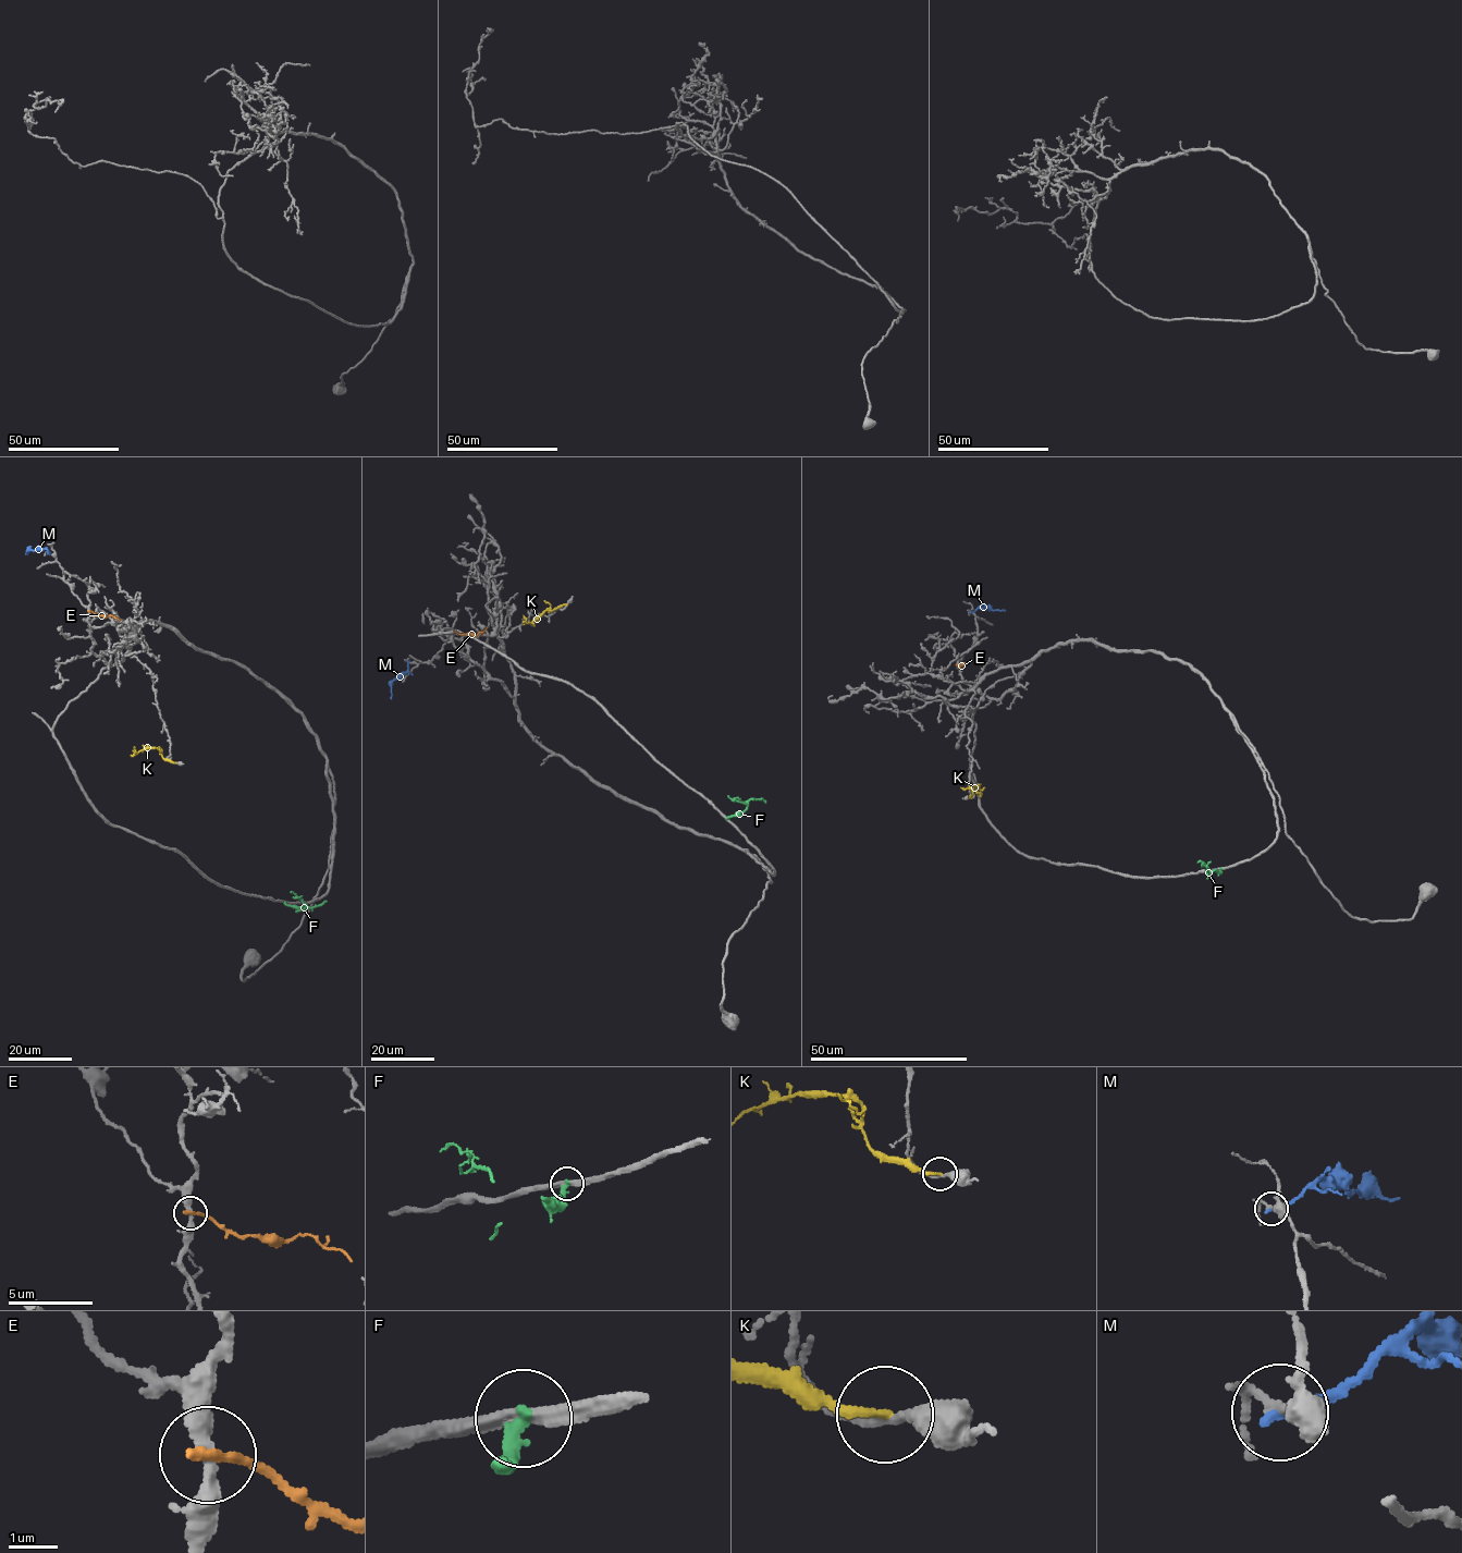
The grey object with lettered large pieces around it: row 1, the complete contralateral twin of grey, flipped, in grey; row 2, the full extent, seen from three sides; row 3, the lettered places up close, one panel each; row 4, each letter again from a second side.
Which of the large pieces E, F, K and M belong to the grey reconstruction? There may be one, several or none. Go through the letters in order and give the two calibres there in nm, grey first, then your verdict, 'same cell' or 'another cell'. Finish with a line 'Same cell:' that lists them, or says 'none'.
E: 340/240 nm | another cell
F: 320/280 nm | another cell
K: 190/190 nm | another cell
M: 140/200 nm | another cell
Same cell: none

